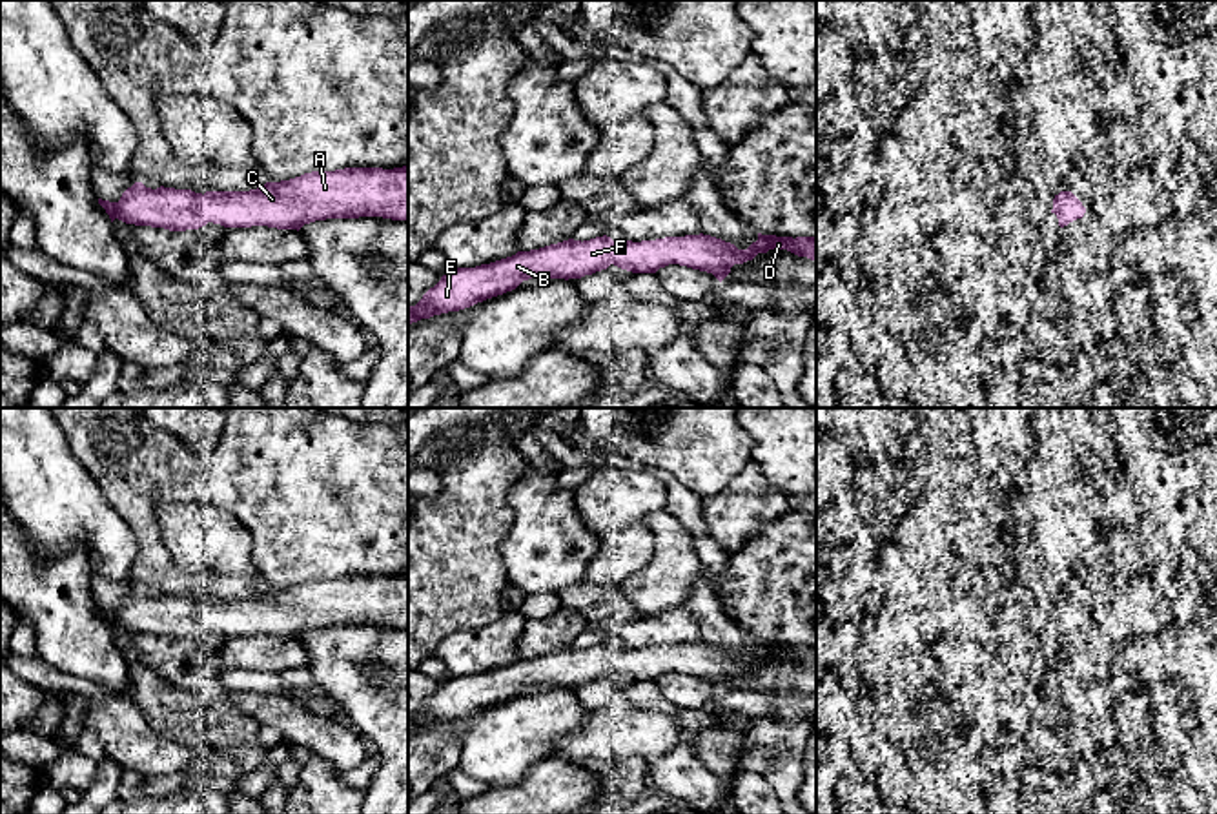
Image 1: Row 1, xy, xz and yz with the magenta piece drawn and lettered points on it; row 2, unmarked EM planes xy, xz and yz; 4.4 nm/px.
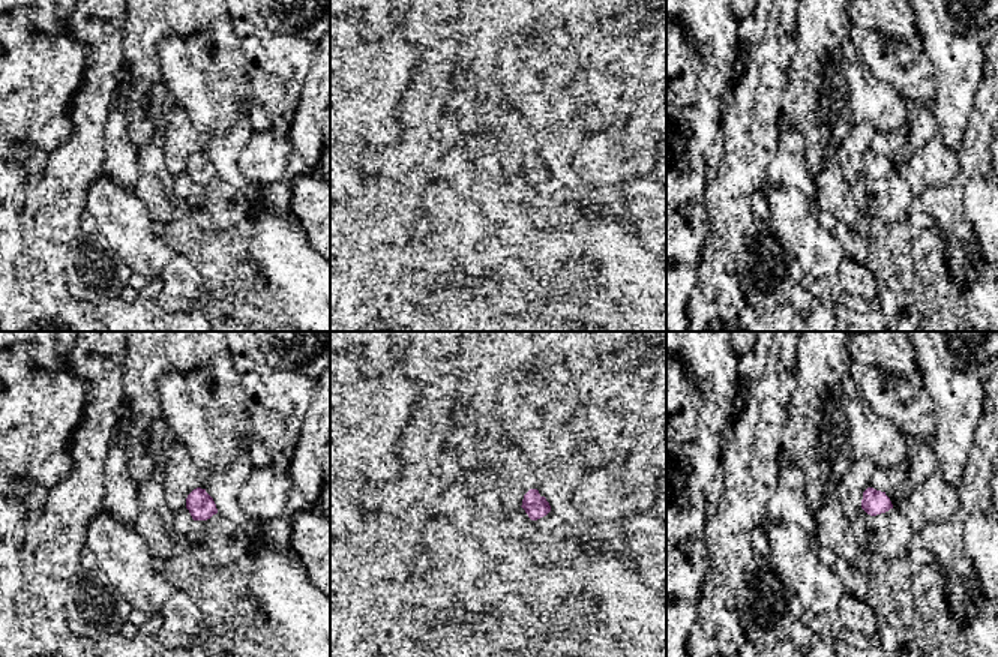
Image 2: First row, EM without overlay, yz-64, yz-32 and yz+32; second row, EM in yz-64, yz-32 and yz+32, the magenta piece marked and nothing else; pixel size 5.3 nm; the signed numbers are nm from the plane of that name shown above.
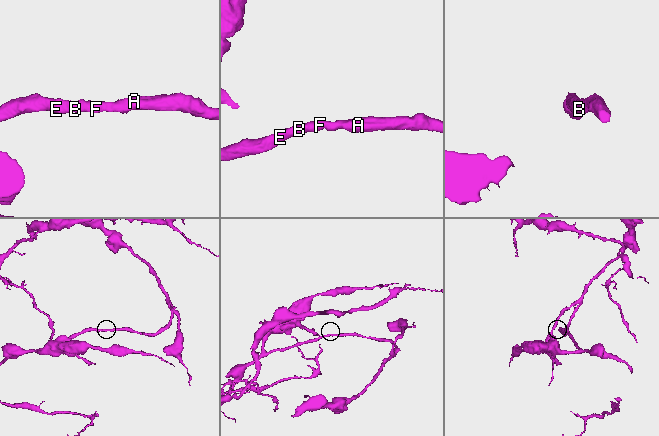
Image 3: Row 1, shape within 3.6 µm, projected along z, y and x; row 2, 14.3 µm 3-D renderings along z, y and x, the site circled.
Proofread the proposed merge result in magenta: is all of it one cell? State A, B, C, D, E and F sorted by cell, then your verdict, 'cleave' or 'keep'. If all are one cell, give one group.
A B C D E F | keep

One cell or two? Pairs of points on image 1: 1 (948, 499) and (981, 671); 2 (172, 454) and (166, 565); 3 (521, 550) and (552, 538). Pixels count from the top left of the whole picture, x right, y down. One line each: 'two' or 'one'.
1: two
2: one
3: one

